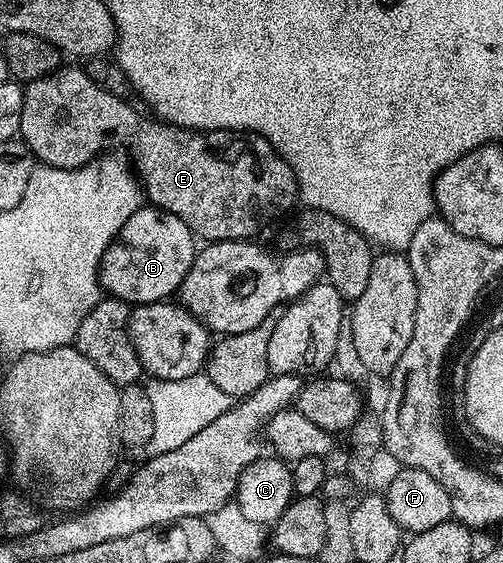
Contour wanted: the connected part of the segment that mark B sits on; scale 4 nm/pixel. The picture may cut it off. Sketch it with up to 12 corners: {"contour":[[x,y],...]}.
{"contour":[[142,205],[109,242],[100,285],[129,305],[168,301],[197,236]]}

